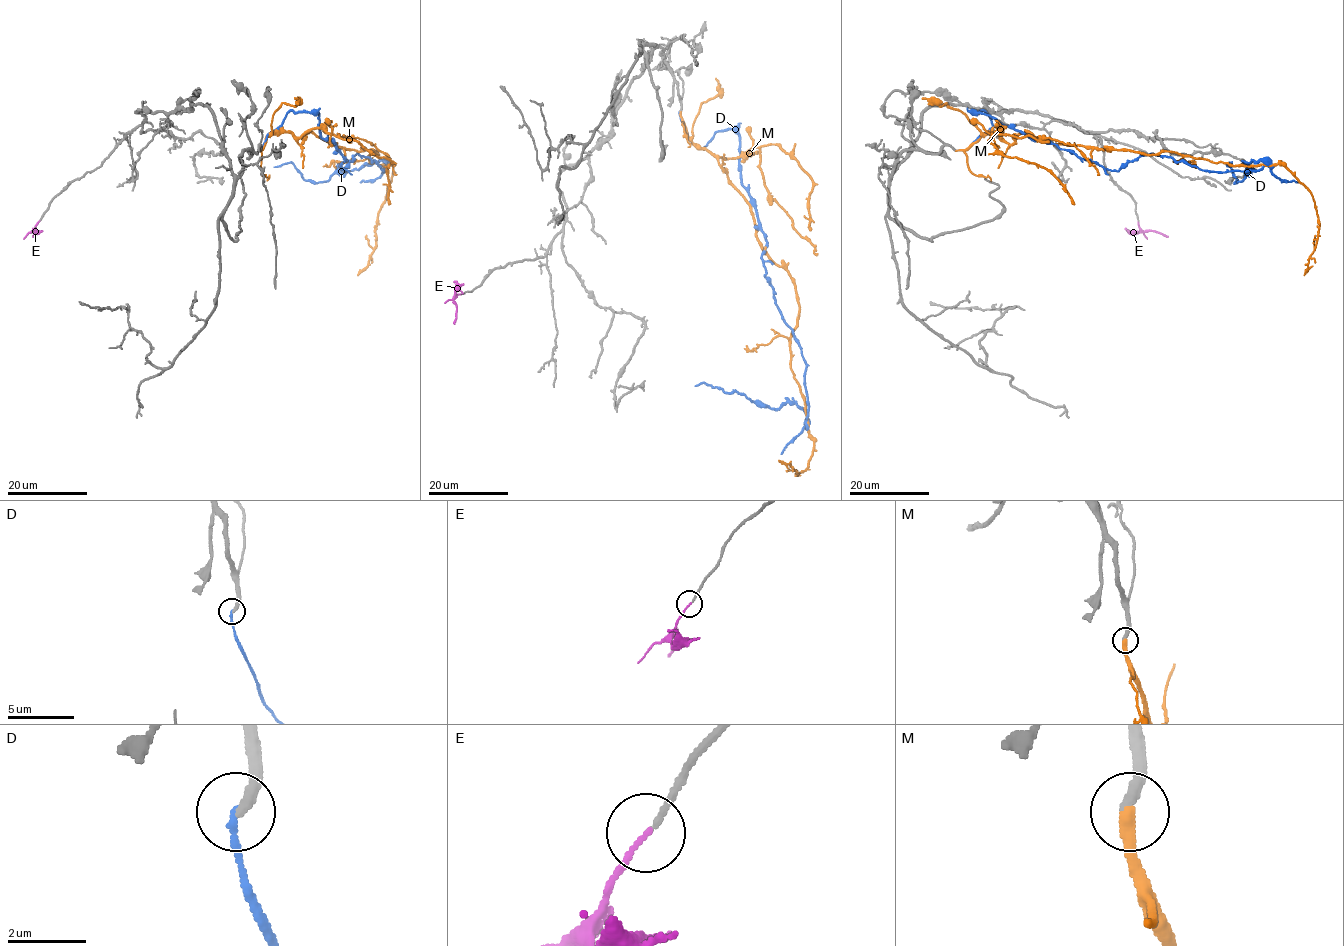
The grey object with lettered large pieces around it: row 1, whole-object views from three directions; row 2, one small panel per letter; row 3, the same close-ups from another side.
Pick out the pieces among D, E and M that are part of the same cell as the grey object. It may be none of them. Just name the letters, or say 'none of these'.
E, M

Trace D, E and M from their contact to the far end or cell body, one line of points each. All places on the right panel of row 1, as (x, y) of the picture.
D: (955, 150), (993, 126), (983, 110), (1111, 170), (1150, 153), (1264, 165), (1236, 183), (1230, 167)
E: (1138, 221), (1144, 231), (1168, 236)
M: (956, 150), (989, 132), (1010, 144), (1030, 132), (1110, 151), (1283, 164), (1317, 211), (1304, 275)

